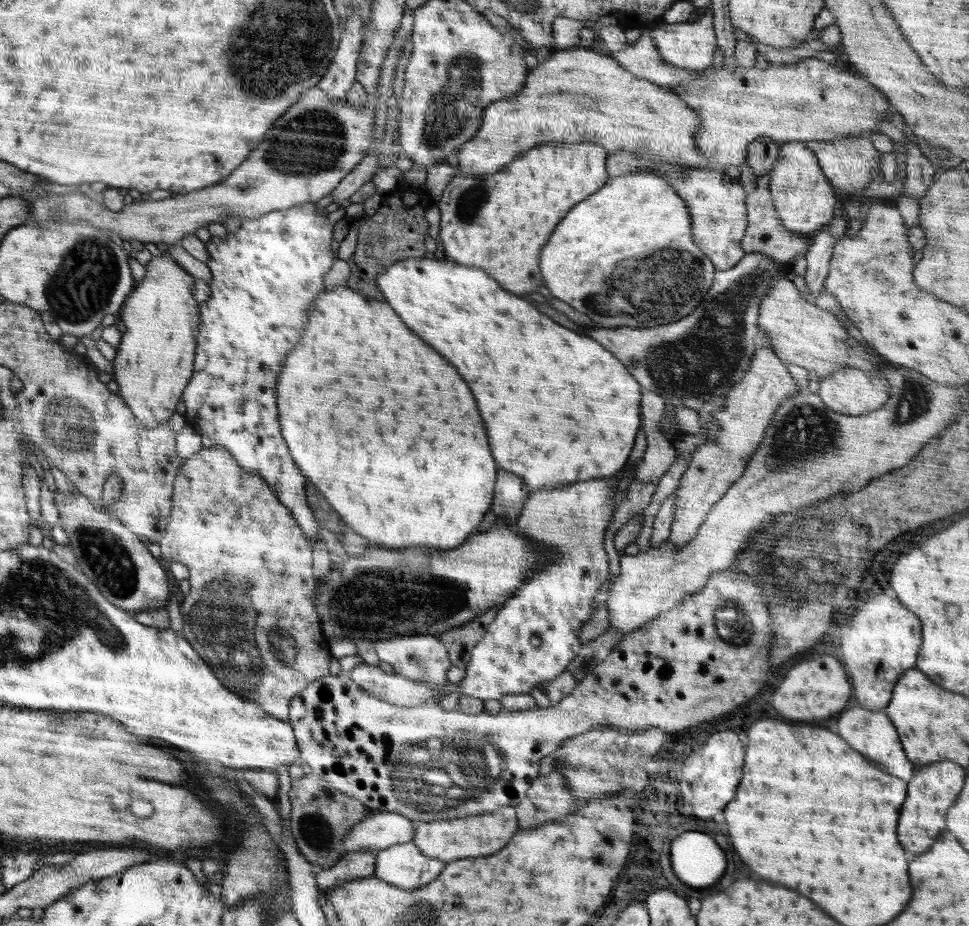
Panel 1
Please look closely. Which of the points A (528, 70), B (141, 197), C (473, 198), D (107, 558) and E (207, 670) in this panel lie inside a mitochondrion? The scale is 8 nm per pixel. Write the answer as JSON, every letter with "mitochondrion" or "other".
{"A":"other","B":"other","C":"mitochondrion","D":"mitochondrion","E":"mitochondrion"}

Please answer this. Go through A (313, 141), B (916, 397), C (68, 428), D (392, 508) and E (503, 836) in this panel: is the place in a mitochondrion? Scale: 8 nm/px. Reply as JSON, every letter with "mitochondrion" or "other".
{"A":"mitochondrion","B":"mitochondrion","C":"mitochondrion","D":"other","E":"other"}

